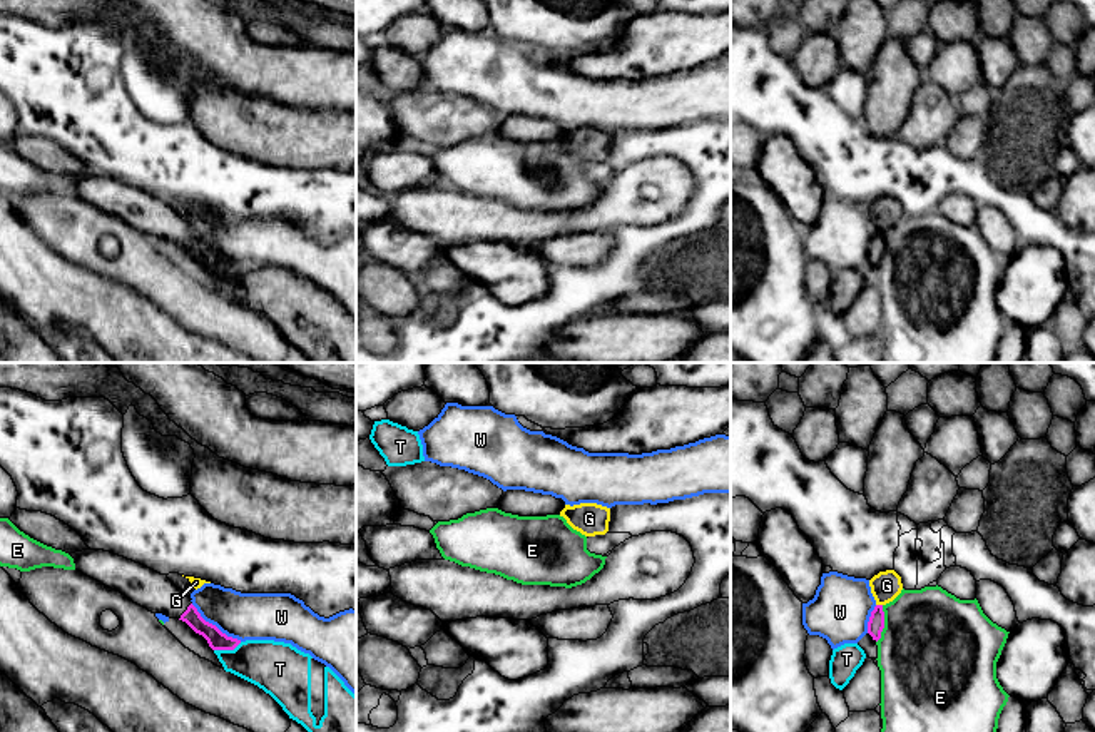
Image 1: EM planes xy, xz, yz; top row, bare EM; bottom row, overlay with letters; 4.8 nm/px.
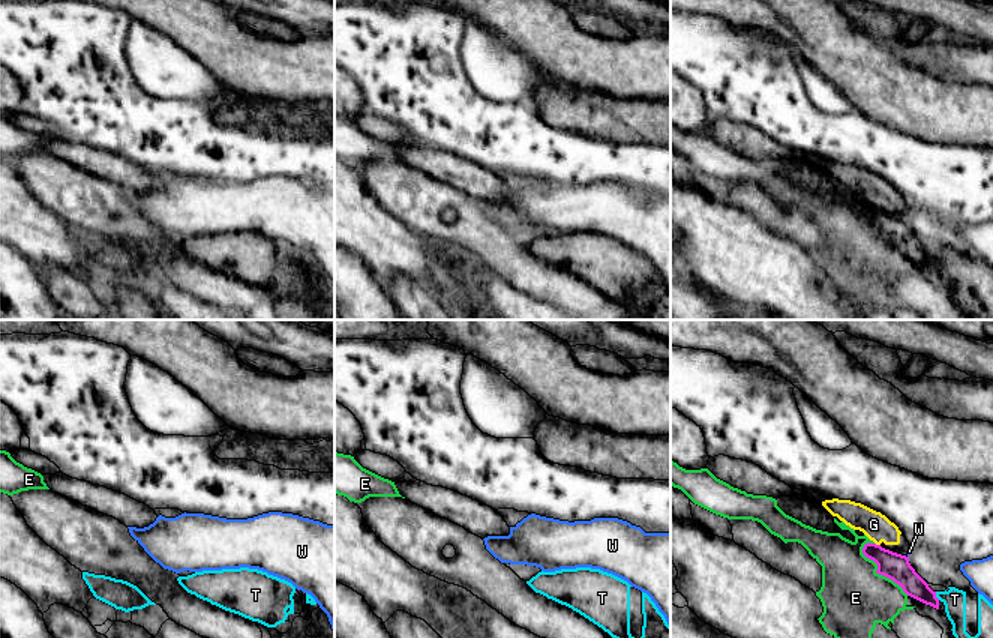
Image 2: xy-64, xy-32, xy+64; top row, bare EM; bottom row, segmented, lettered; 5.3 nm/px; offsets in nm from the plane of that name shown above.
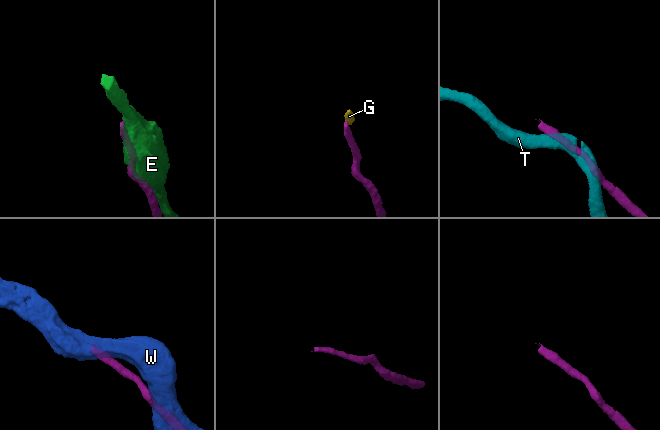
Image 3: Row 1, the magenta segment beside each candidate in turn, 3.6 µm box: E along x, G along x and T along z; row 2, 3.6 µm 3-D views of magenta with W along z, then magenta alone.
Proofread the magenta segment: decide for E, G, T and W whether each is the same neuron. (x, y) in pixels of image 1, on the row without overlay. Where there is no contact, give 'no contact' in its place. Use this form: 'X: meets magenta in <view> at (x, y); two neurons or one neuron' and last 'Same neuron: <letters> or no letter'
E: meets magenta in yz at (883, 249); two neurons
G: meets magenta in yz at (880, 231); two neurons
T: meets magenta in xy at (228, 274); two neurons
W: meets magenta in xy at (214, 251); two neurons
Same neuron: no letter

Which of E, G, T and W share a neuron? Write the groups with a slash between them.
E / G / T / W

